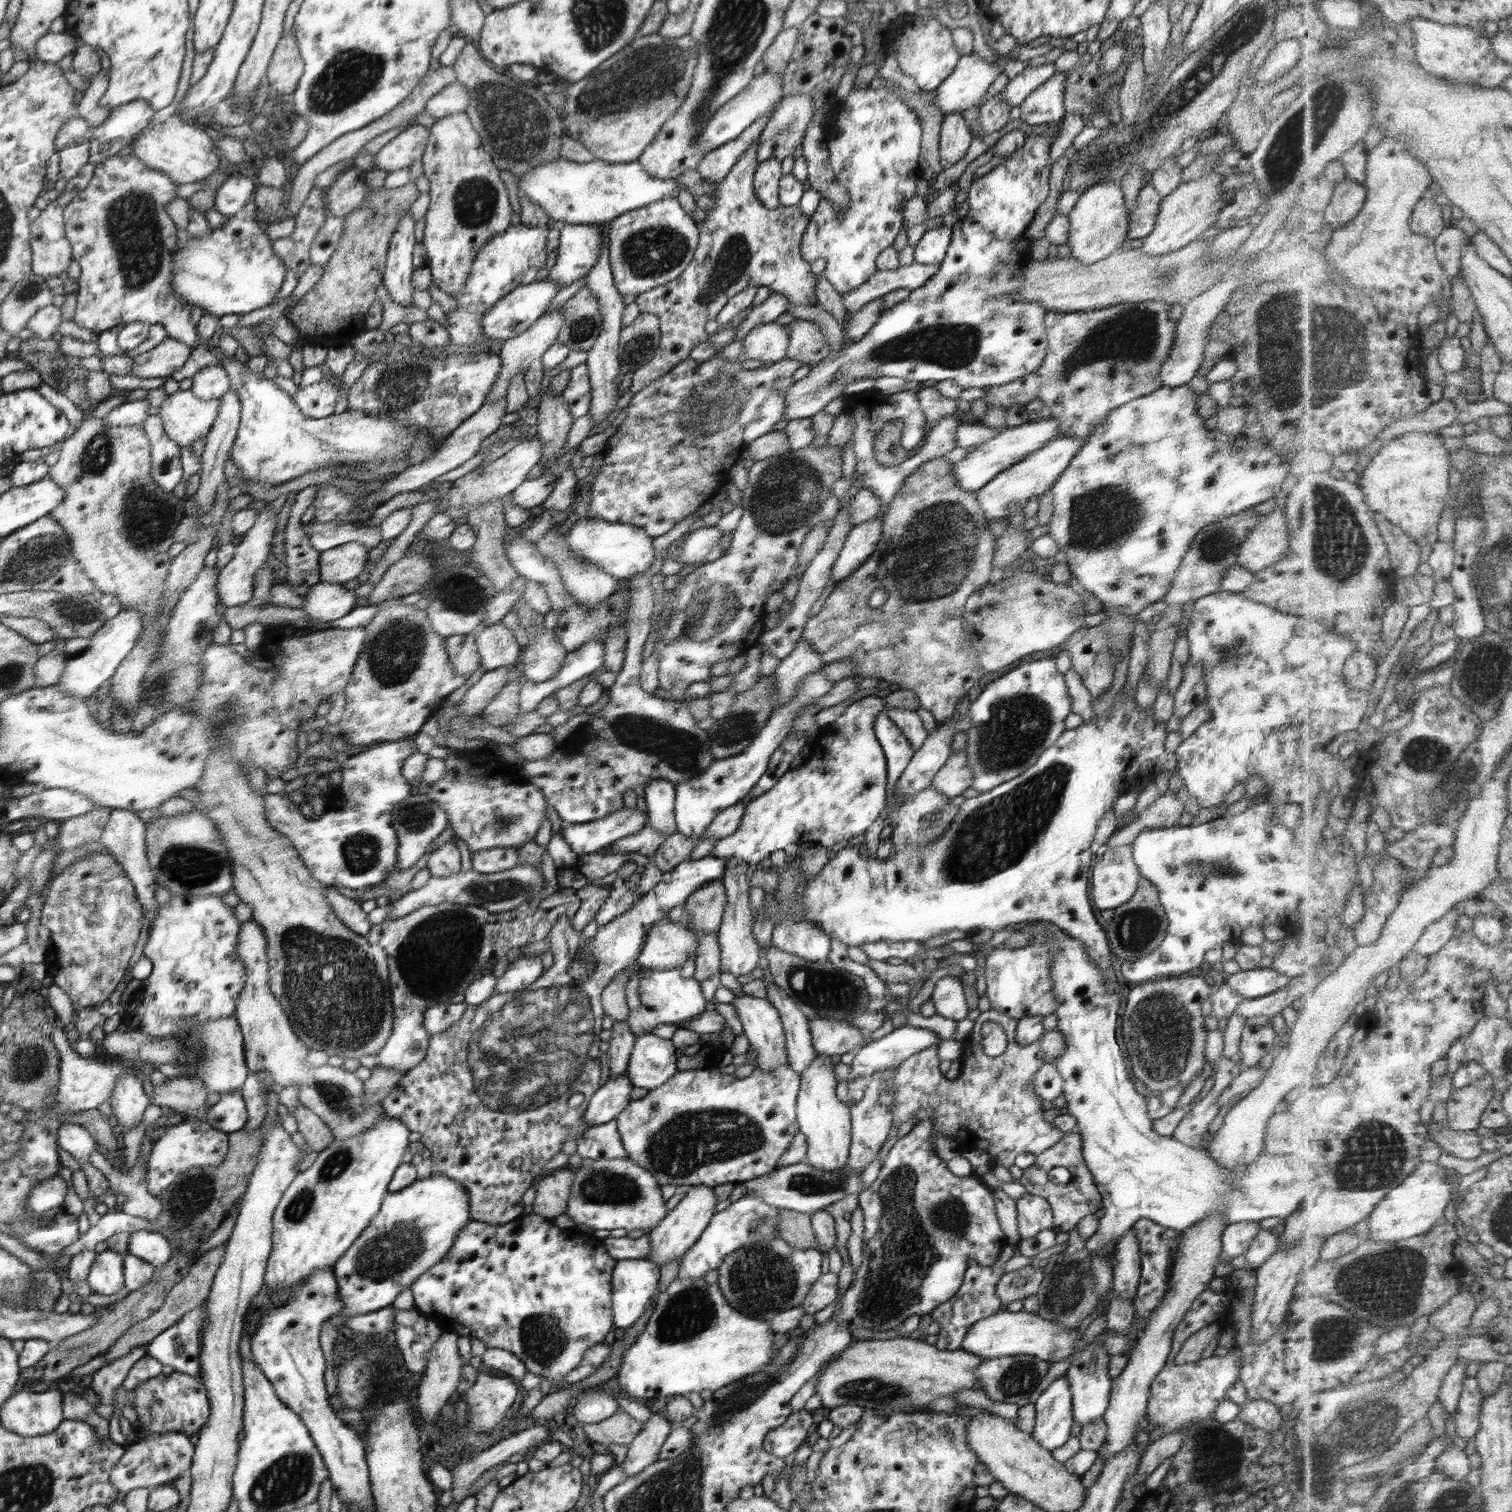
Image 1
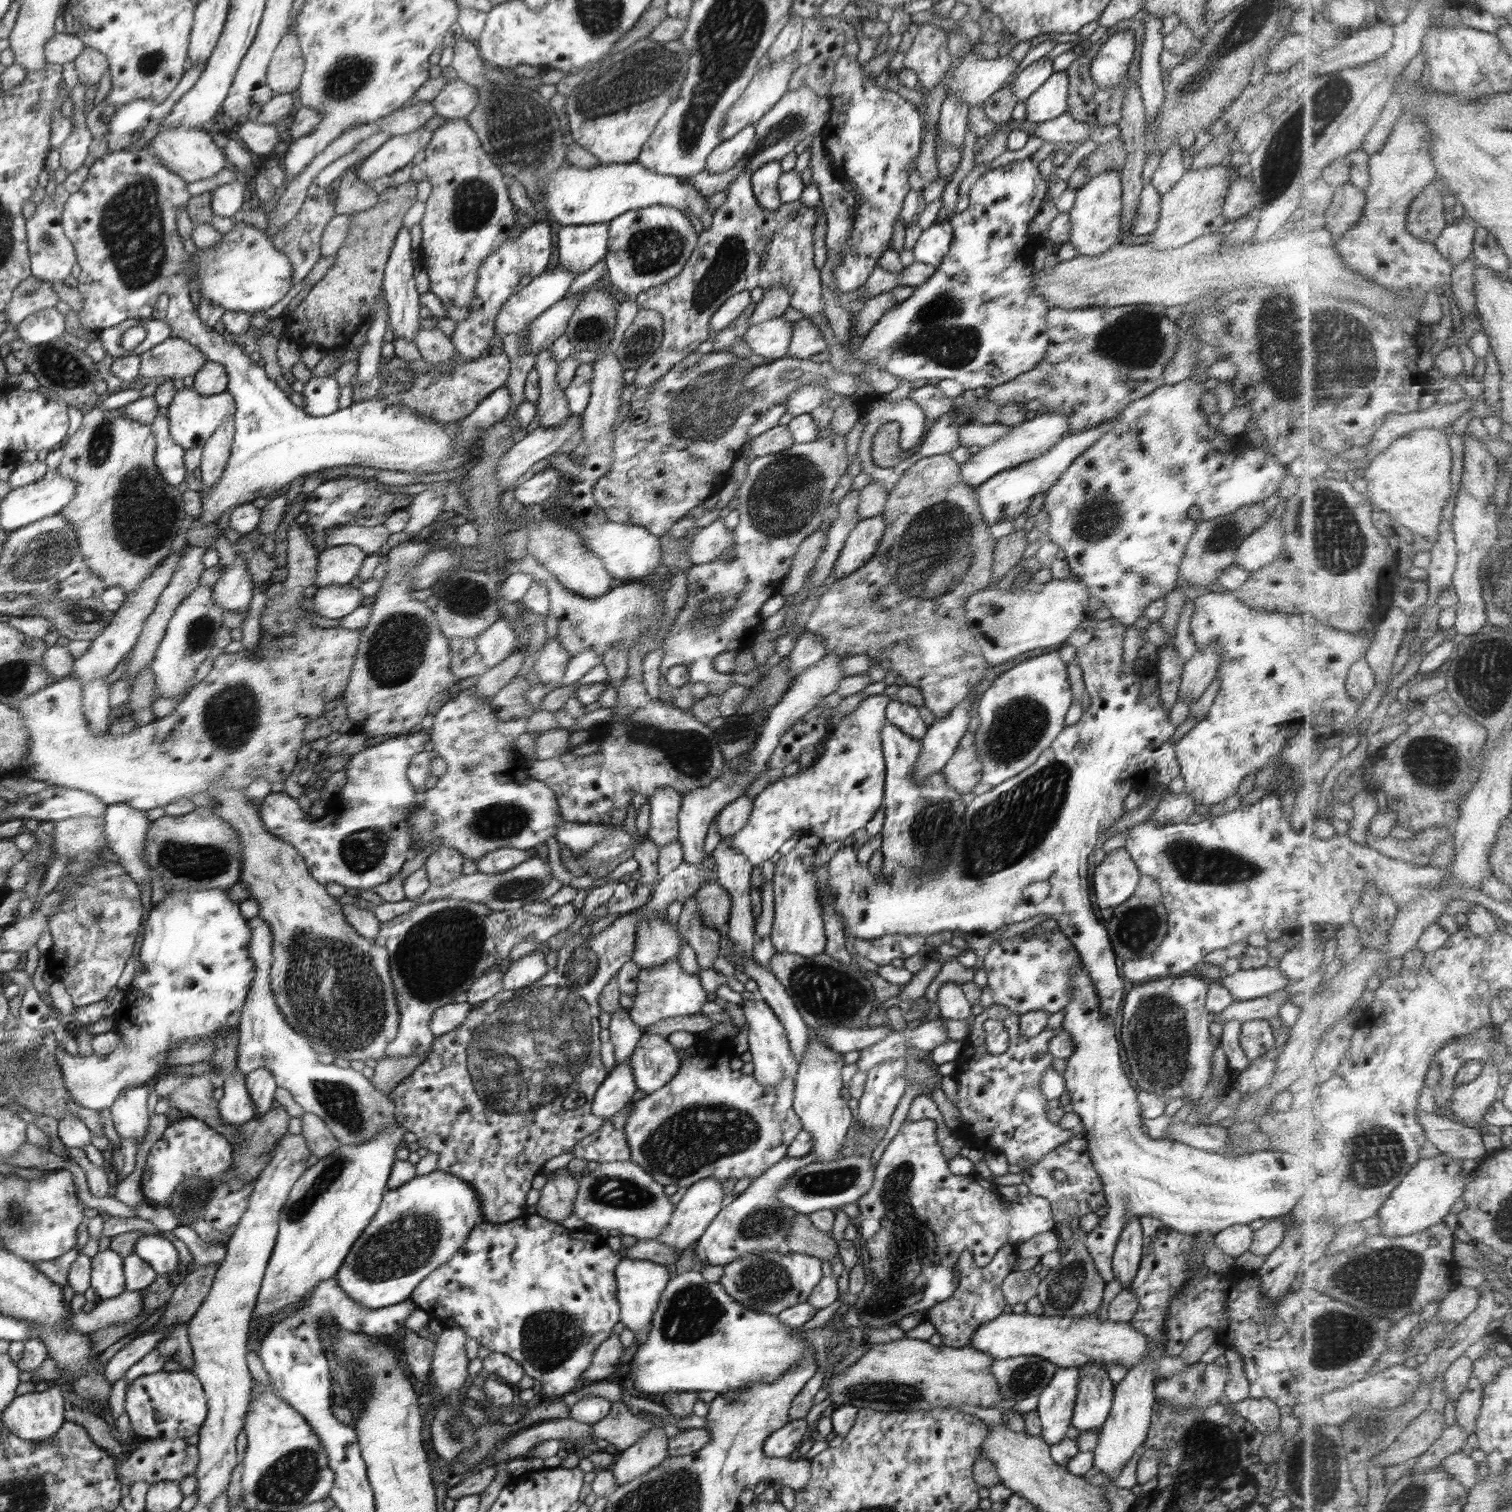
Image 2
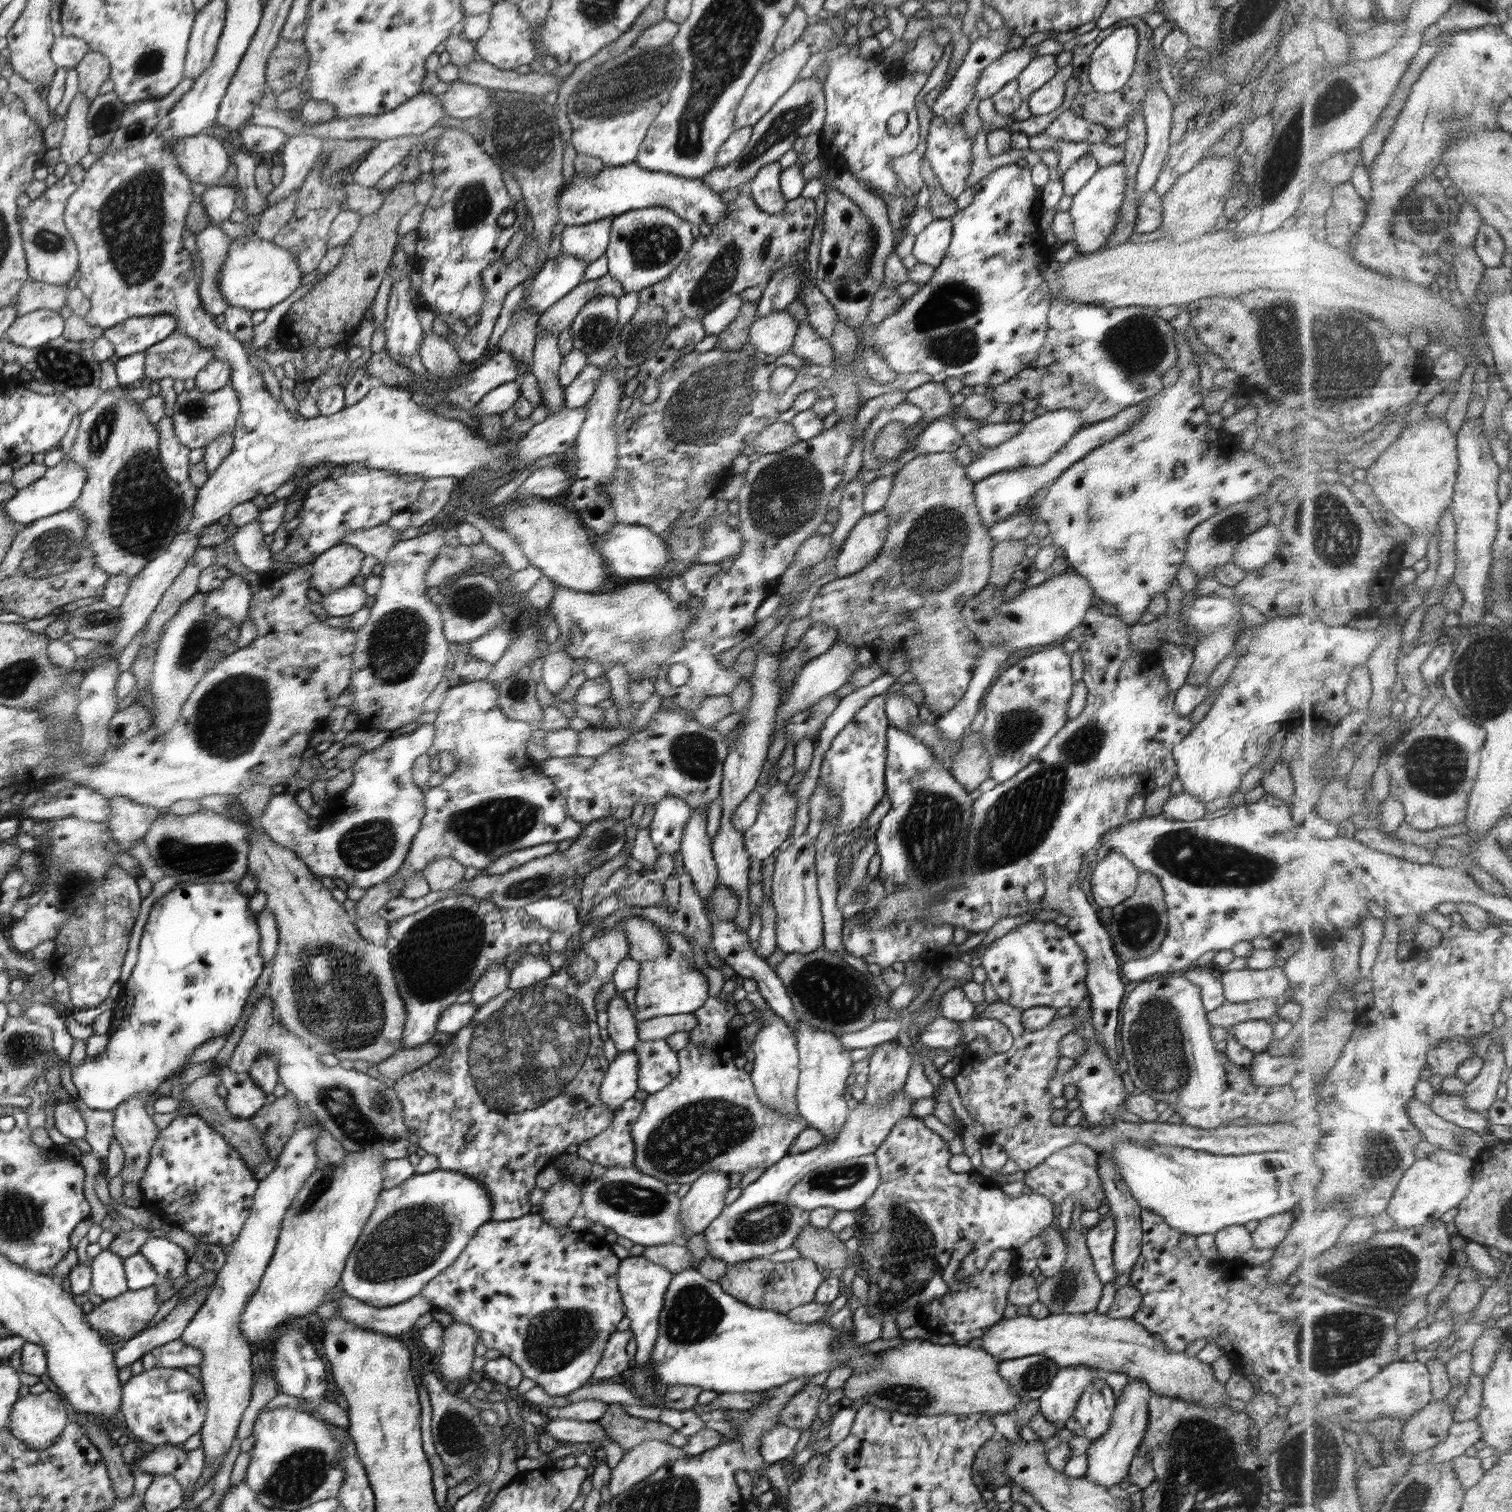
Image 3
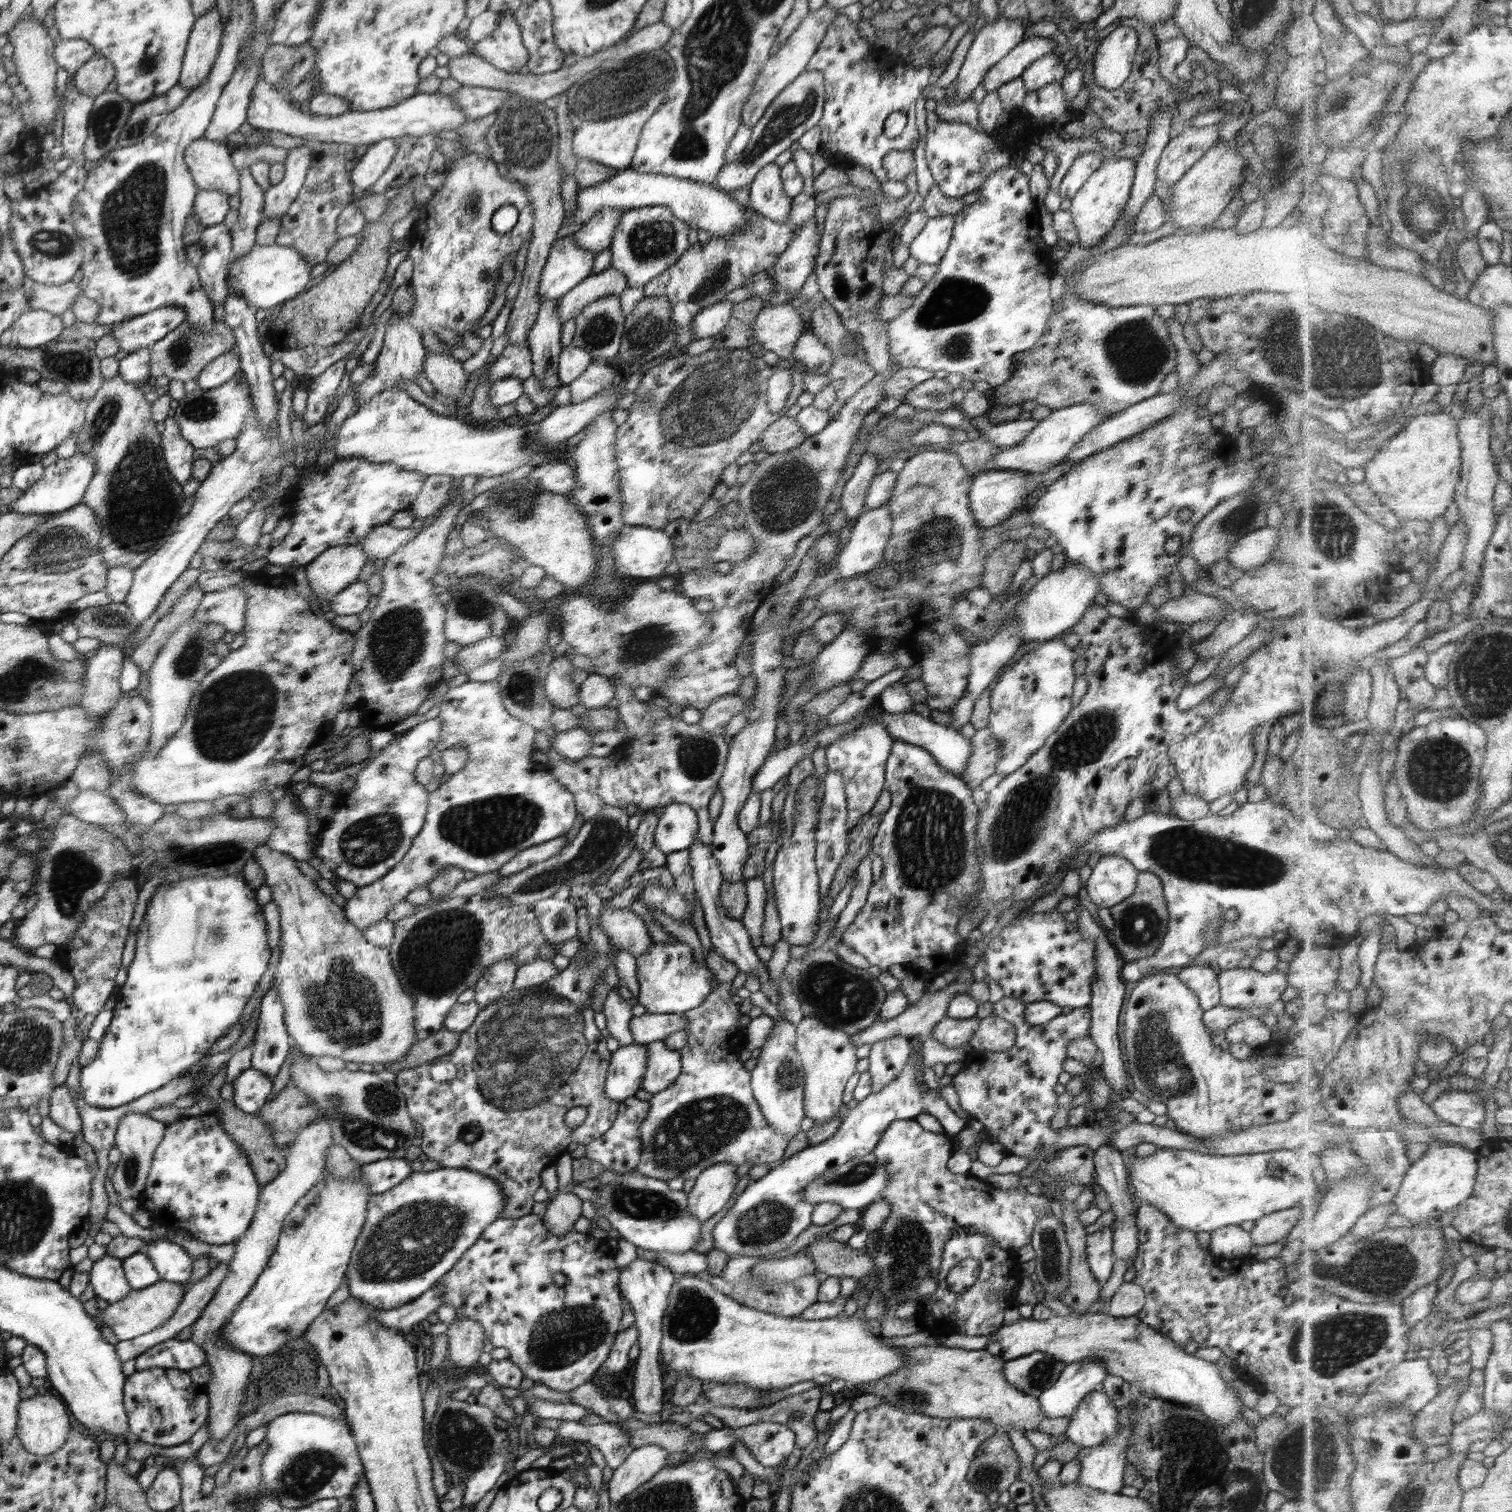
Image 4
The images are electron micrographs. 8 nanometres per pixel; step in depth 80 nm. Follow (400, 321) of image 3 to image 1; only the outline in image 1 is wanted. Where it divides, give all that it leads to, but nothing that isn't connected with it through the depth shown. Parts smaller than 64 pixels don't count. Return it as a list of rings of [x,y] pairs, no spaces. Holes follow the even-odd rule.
[[[407,212],[395,230],[388,253],[387,272],[383,274],[384,286],[396,304],[414,305],[412,294],[413,250],[416,244],[414,225],[416,220]]]

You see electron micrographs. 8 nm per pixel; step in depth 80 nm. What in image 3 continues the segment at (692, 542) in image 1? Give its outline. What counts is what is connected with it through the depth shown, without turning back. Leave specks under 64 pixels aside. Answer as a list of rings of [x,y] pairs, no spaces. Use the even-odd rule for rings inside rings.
[[[718,519],[710,521],[710,529],[704,535],[704,547],[699,552],[699,562],[716,566],[726,558],[734,559],[742,548],[742,534],[735,528],[722,524]]]

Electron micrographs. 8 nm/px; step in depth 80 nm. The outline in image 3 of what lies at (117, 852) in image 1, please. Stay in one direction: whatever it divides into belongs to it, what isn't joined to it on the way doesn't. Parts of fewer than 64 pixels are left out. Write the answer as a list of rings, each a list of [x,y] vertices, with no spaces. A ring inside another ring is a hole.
[[[124,795],[109,800],[112,812],[107,824],[123,852],[129,852],[132,842],[142,840],[151,824],[161,815],[157,808],[134,802]]]

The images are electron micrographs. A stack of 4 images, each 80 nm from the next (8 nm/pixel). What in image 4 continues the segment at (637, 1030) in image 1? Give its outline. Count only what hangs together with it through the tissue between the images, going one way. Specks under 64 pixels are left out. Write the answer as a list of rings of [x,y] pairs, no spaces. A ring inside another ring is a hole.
[[[684,942],[677,944],[654,943],[642,957],[636,959],[636,980],[639,982],[639,996],[634,1000],[646,1008],[648,1014],[680,1014],[701,1006],[711,993],[710,982],[713,973],[694,958],[693,950]]]

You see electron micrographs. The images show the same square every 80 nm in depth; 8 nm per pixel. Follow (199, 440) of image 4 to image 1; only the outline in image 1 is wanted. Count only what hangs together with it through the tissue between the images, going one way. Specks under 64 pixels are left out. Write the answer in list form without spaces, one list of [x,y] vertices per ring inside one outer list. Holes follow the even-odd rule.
[[[178,389],[169,393],[159,406],[159,418],[163,419],[167,435],[180,447],[190,446],[192,442],[207,437],[212,425],[218,419],[219,400],[208,402],[200,400],[191,390]]]

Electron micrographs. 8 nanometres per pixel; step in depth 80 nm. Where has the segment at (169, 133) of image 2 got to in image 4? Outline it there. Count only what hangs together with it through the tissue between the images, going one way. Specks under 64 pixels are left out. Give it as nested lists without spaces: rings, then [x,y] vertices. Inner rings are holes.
[[[202,137],[186,150],[187,166],[194,175],[199,191],[220,191],[234,196],[242,189],[240,174],[226,144],[216,144]]]

